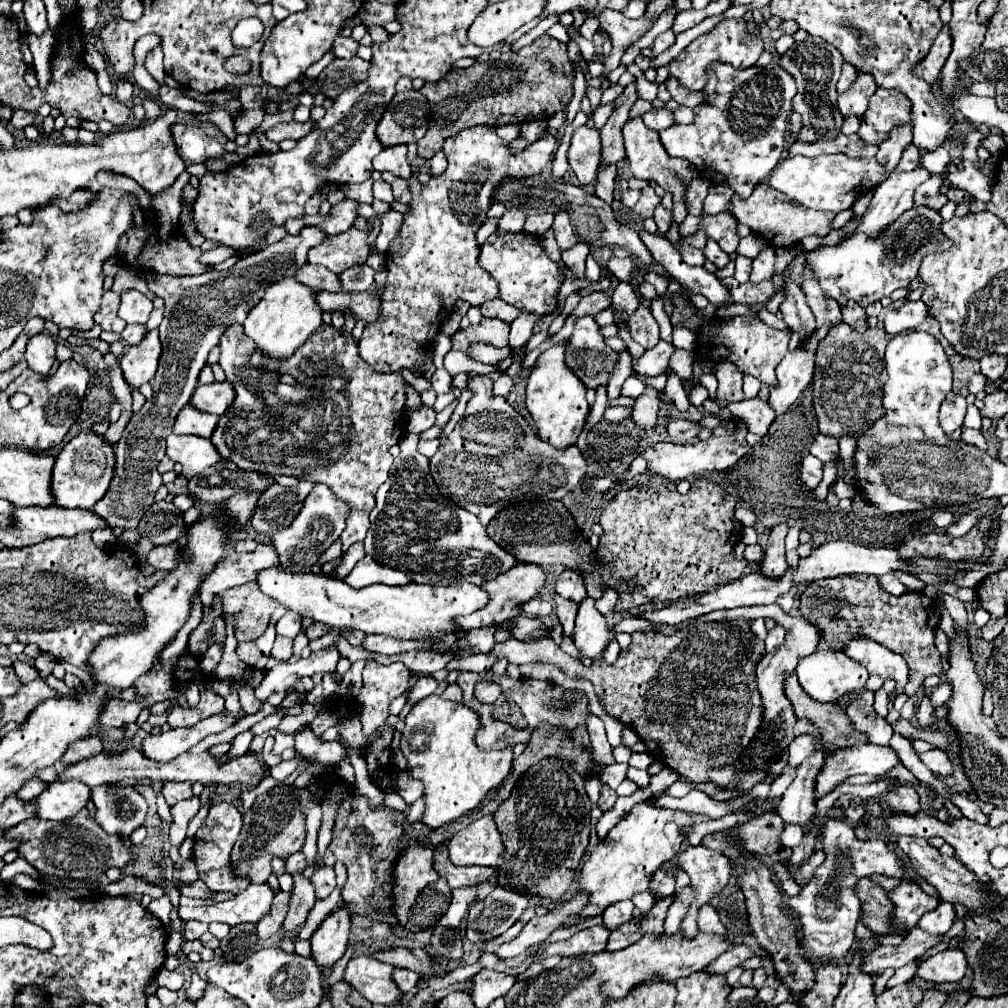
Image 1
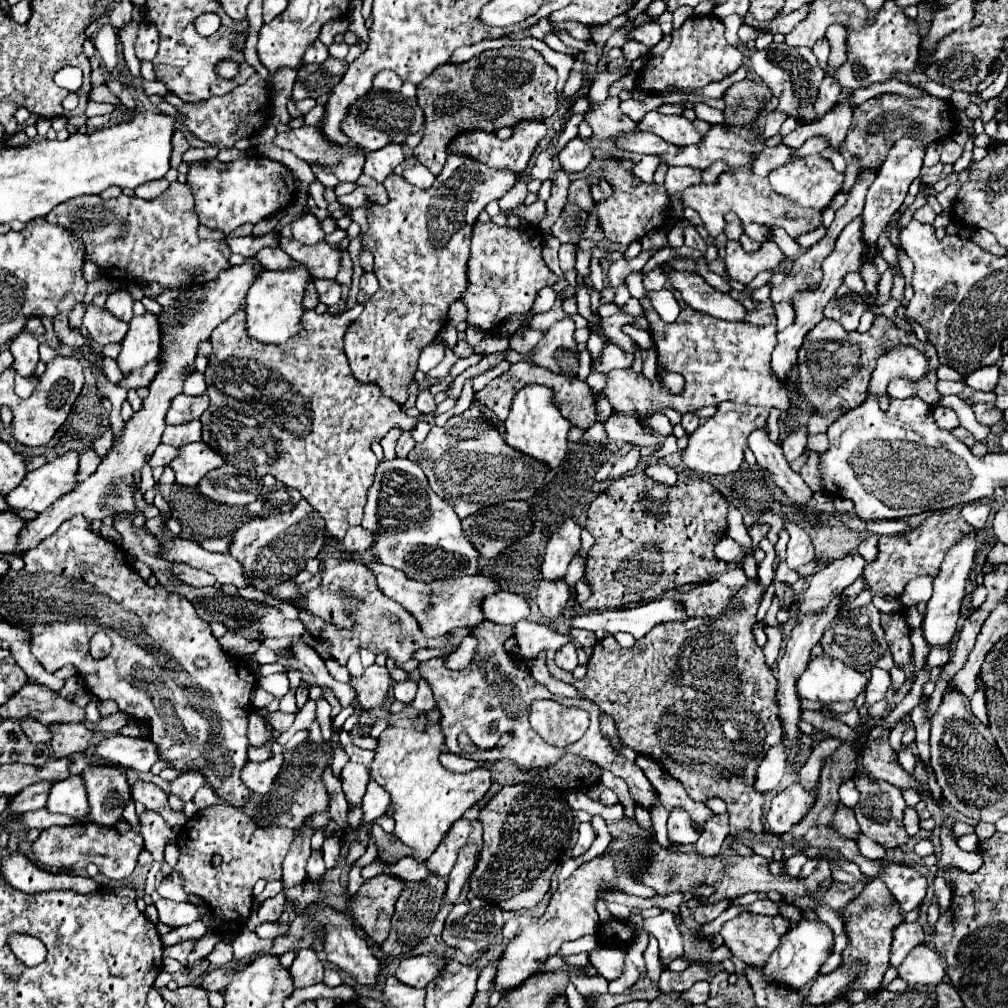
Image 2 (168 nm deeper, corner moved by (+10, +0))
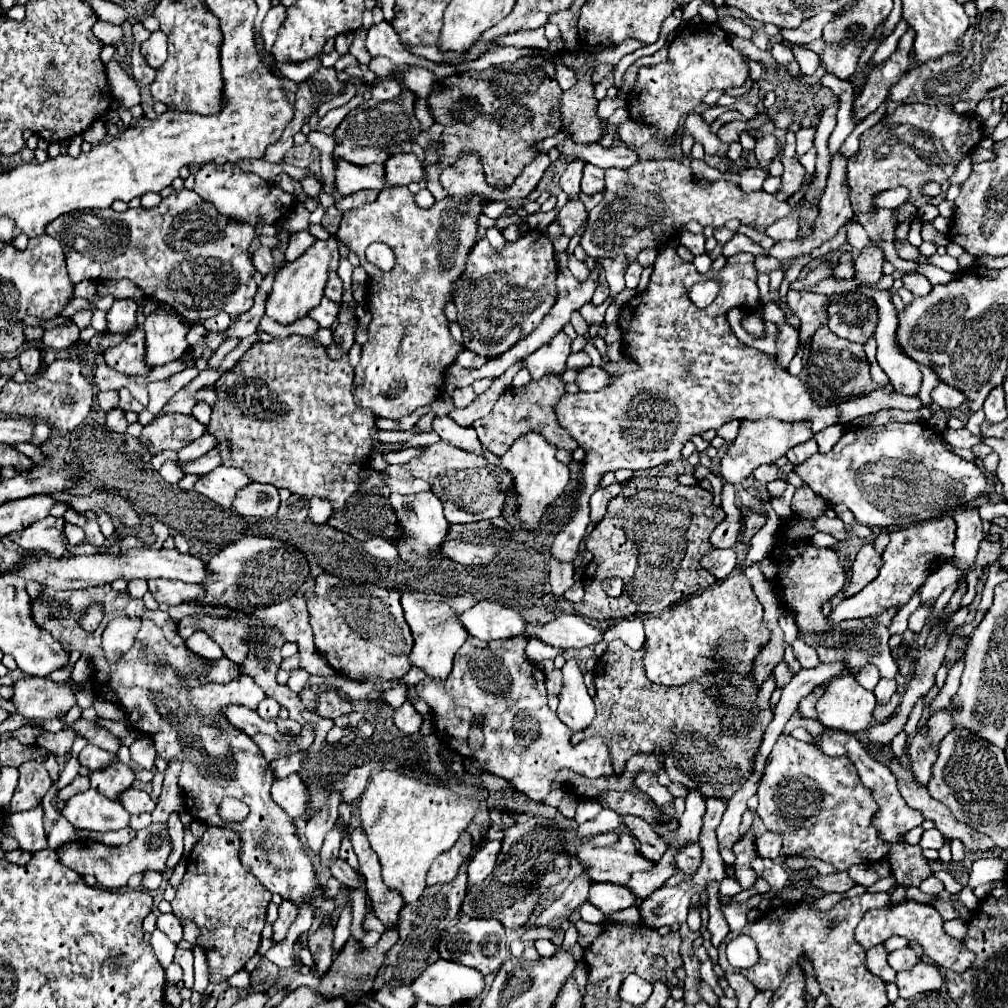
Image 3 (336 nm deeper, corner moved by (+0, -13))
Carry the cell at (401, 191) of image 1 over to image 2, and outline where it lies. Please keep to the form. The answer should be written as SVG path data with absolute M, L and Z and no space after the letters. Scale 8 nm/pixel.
M362 174L362 178L358 178L358 186L366 186L366 196L370 196L370 202L388 204L388 194L382 182L376 182L374 178Z

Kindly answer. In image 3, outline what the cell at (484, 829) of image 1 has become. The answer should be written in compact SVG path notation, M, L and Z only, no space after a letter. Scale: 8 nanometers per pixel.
M464 831L460 835L460 839L454 843L454 847L446 853L442 853L430 867L428 871L428 885L436 885L436 883L448 883L448 879L456 877L456 871L460 869L460 863L464 861L464 855L468 855L468 851L472 849L472 837Z

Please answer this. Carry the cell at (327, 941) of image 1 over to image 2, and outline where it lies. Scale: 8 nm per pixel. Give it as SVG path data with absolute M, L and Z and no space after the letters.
M302 948L296 952L296 960L290 966L290 974L294 974L296 988L318 984L324 978L324 962L318 958L314 948Z

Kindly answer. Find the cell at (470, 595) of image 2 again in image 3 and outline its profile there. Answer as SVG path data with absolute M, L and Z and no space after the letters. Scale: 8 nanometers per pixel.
M404 593L402 609L406 615L406 623L410 625L414 647L410 653L410 665L422 669L434 681L446 681L452 671L452 661L456 651L468 639L468 633L460 623L456 623L456 611L450 607L444 595L426 595L426 593Z

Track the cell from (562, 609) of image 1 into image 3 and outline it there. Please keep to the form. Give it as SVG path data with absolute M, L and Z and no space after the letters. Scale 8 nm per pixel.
M550 557L548 565L550 565L548 579L552 585L552 593L554 593L554 597L560 597L566 589L570 589L574 585L572 563L562 563L562 561L556 561L554 557Z

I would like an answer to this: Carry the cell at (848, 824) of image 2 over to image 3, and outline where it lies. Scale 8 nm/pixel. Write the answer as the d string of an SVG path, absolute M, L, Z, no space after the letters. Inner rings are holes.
M780 735L758 785L758 799L756 813L764 827L782 835L780 857L820 859L832 863L838 871L886 859L888 843L880 839L878 829L872 825L878 803L846 757L828 757L810 743L798 741L792 735ZM802 813L816 815L802 819Z

